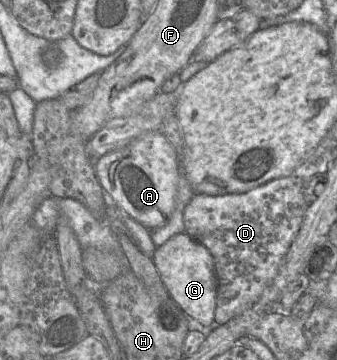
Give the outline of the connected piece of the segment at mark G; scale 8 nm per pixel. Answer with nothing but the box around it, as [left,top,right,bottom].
[152,232,217,327]

